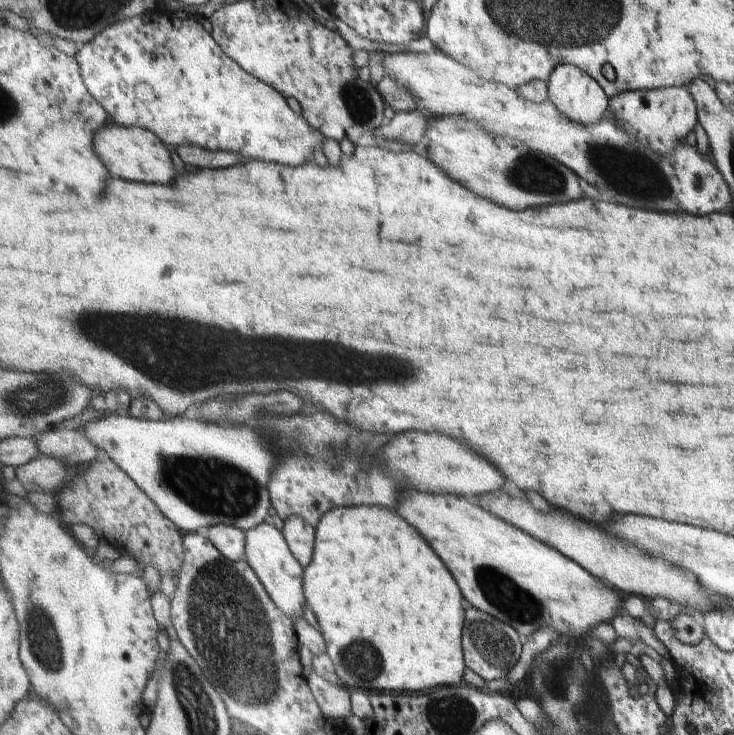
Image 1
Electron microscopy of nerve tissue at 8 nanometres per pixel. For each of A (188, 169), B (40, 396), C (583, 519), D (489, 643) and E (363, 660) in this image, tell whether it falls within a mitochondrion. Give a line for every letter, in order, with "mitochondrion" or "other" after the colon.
A: other
B: mitochondrion
C: other
D: mitochondrion
E: mitochondrion

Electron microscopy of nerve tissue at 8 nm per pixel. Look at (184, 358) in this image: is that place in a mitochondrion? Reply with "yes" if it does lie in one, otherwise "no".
yes

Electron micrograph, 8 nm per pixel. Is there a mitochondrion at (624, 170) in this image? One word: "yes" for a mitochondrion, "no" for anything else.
yes

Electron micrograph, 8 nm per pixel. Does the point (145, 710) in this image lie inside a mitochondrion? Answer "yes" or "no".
no

